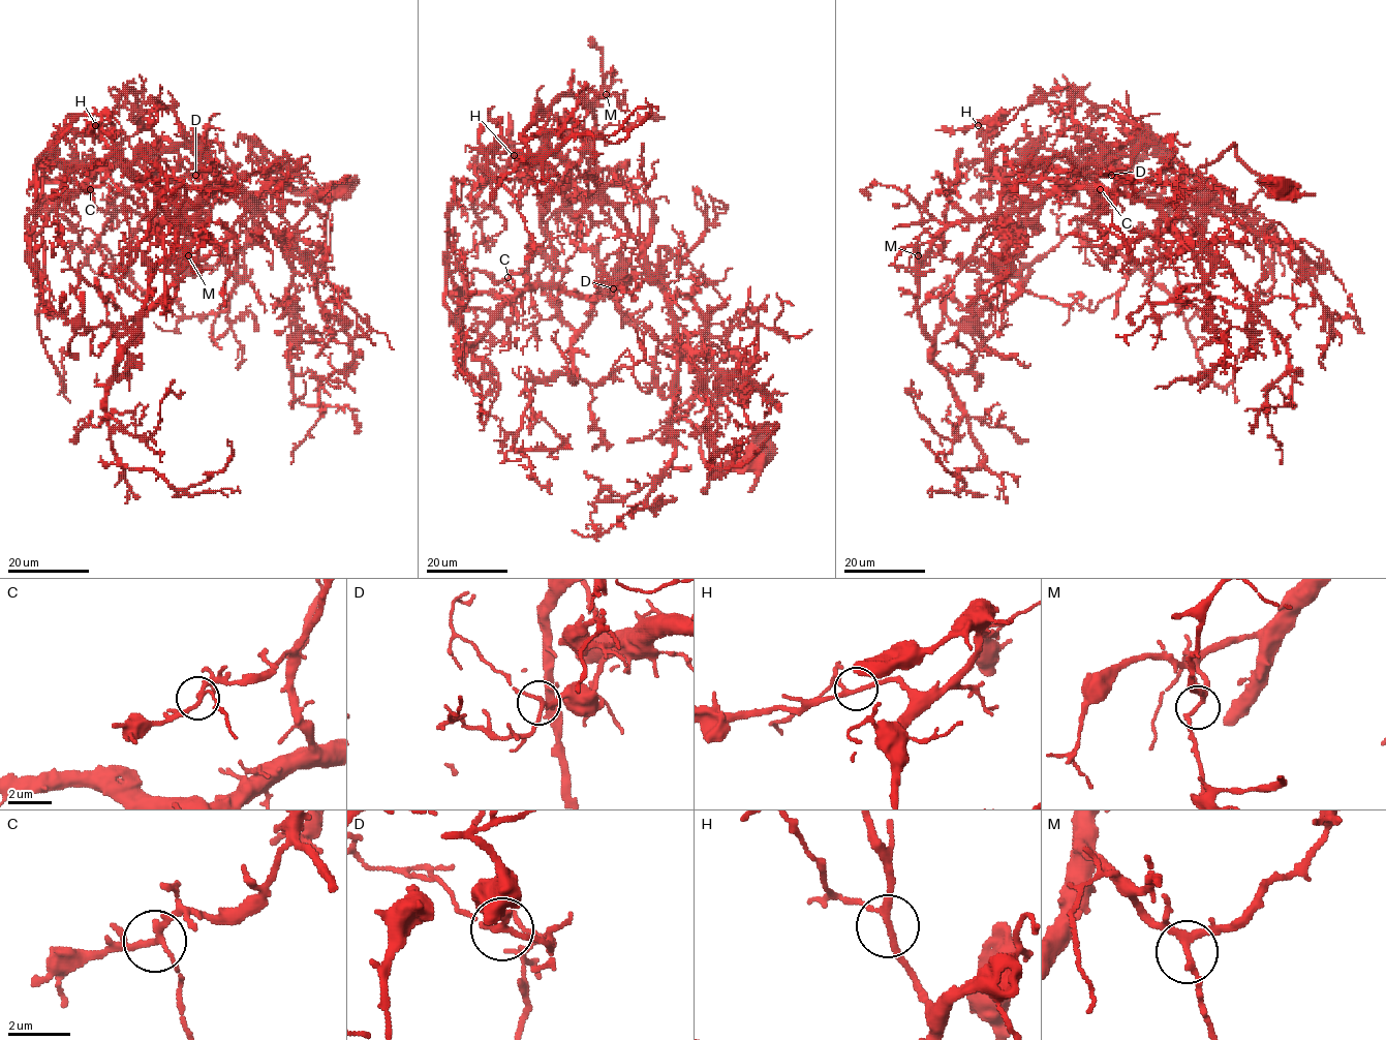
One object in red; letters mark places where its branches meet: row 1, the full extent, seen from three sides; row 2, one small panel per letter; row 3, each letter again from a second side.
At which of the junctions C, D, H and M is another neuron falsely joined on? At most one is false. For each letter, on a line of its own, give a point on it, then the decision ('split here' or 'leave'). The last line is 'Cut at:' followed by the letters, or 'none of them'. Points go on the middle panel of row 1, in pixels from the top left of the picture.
C: place (507, 277); leave
D: place (613, 288); leave
H: place (514, 155); leave
M: place (606, 94); leave
Cut at: none of them

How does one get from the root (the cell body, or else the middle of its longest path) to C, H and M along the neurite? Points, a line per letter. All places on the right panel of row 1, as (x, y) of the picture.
C: (1285, 189), (1234, 144), (1200, 188), (1121, 193), (1098, 183), (1108, 147), (1100, 189)
H: (1285, 189), (1233, 144), (1198, 169), (1197, 189), (1123, 181), (1121, 193), (1063, 188), (1023, 205), (978, 125)
M: (1285, 189), (1257, 176), (1233, 144), (1198, 169), (1200, 188), (1063, 188), (1014, 212), (947, 223), (918, 255)

